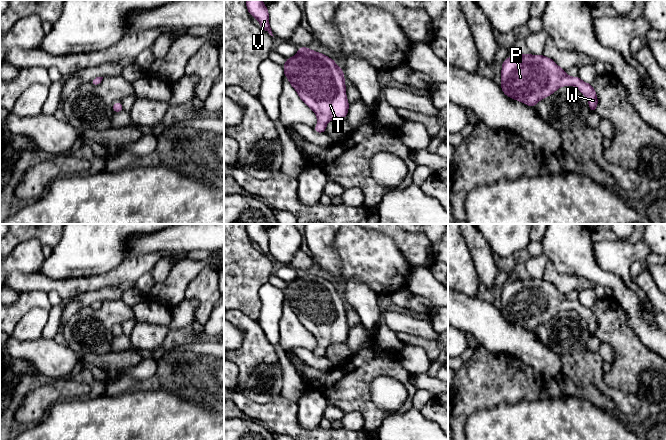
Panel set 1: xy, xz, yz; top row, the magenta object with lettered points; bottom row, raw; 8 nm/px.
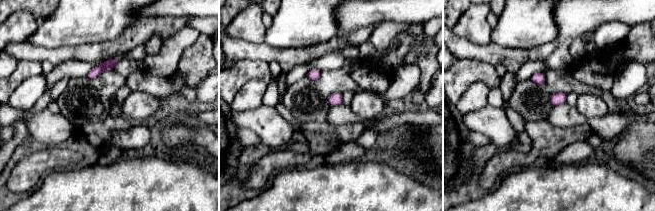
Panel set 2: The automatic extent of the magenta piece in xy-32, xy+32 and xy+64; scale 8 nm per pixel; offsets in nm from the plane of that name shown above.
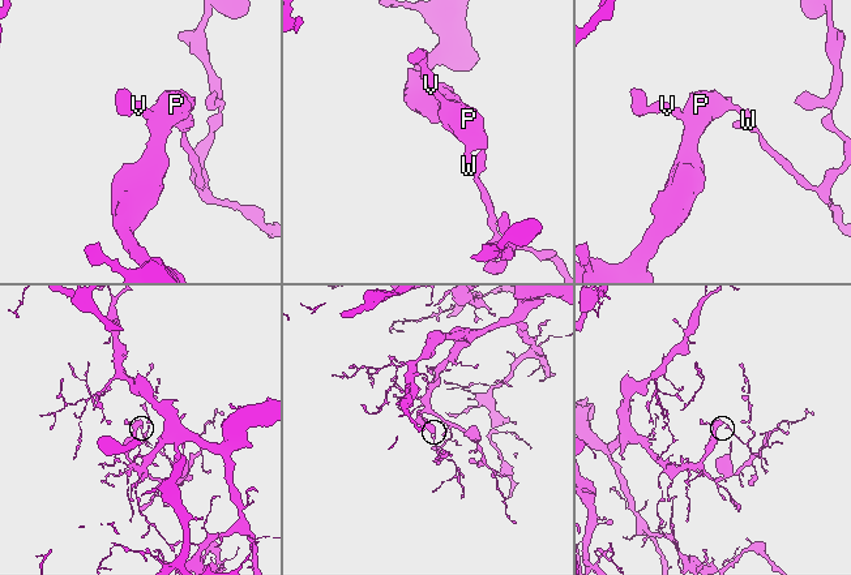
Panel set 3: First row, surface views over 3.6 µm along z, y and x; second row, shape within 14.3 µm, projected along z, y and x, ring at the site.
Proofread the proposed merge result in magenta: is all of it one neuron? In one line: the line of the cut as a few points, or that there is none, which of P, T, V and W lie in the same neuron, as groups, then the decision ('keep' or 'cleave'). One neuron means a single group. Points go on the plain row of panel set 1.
no cut | P T V W | keep

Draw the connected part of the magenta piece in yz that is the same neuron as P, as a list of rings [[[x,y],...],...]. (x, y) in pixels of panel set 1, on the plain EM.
[[[518,278],[508,281],[502,287],[501,313],[509,322],[535,331],[542,323],[552,319],[562,310],[575,310],[588,324],[591,336],[595,336],[598,323],[592,308],[585,307],[578,300],[570,301],[551,282],[544,279]]]

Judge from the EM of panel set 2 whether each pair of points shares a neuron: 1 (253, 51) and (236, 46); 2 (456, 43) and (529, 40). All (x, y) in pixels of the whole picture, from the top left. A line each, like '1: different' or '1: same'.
1: same
2: different

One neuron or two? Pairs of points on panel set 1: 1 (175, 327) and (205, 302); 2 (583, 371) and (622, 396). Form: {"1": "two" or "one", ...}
{"1": "two", "2": "one"}

